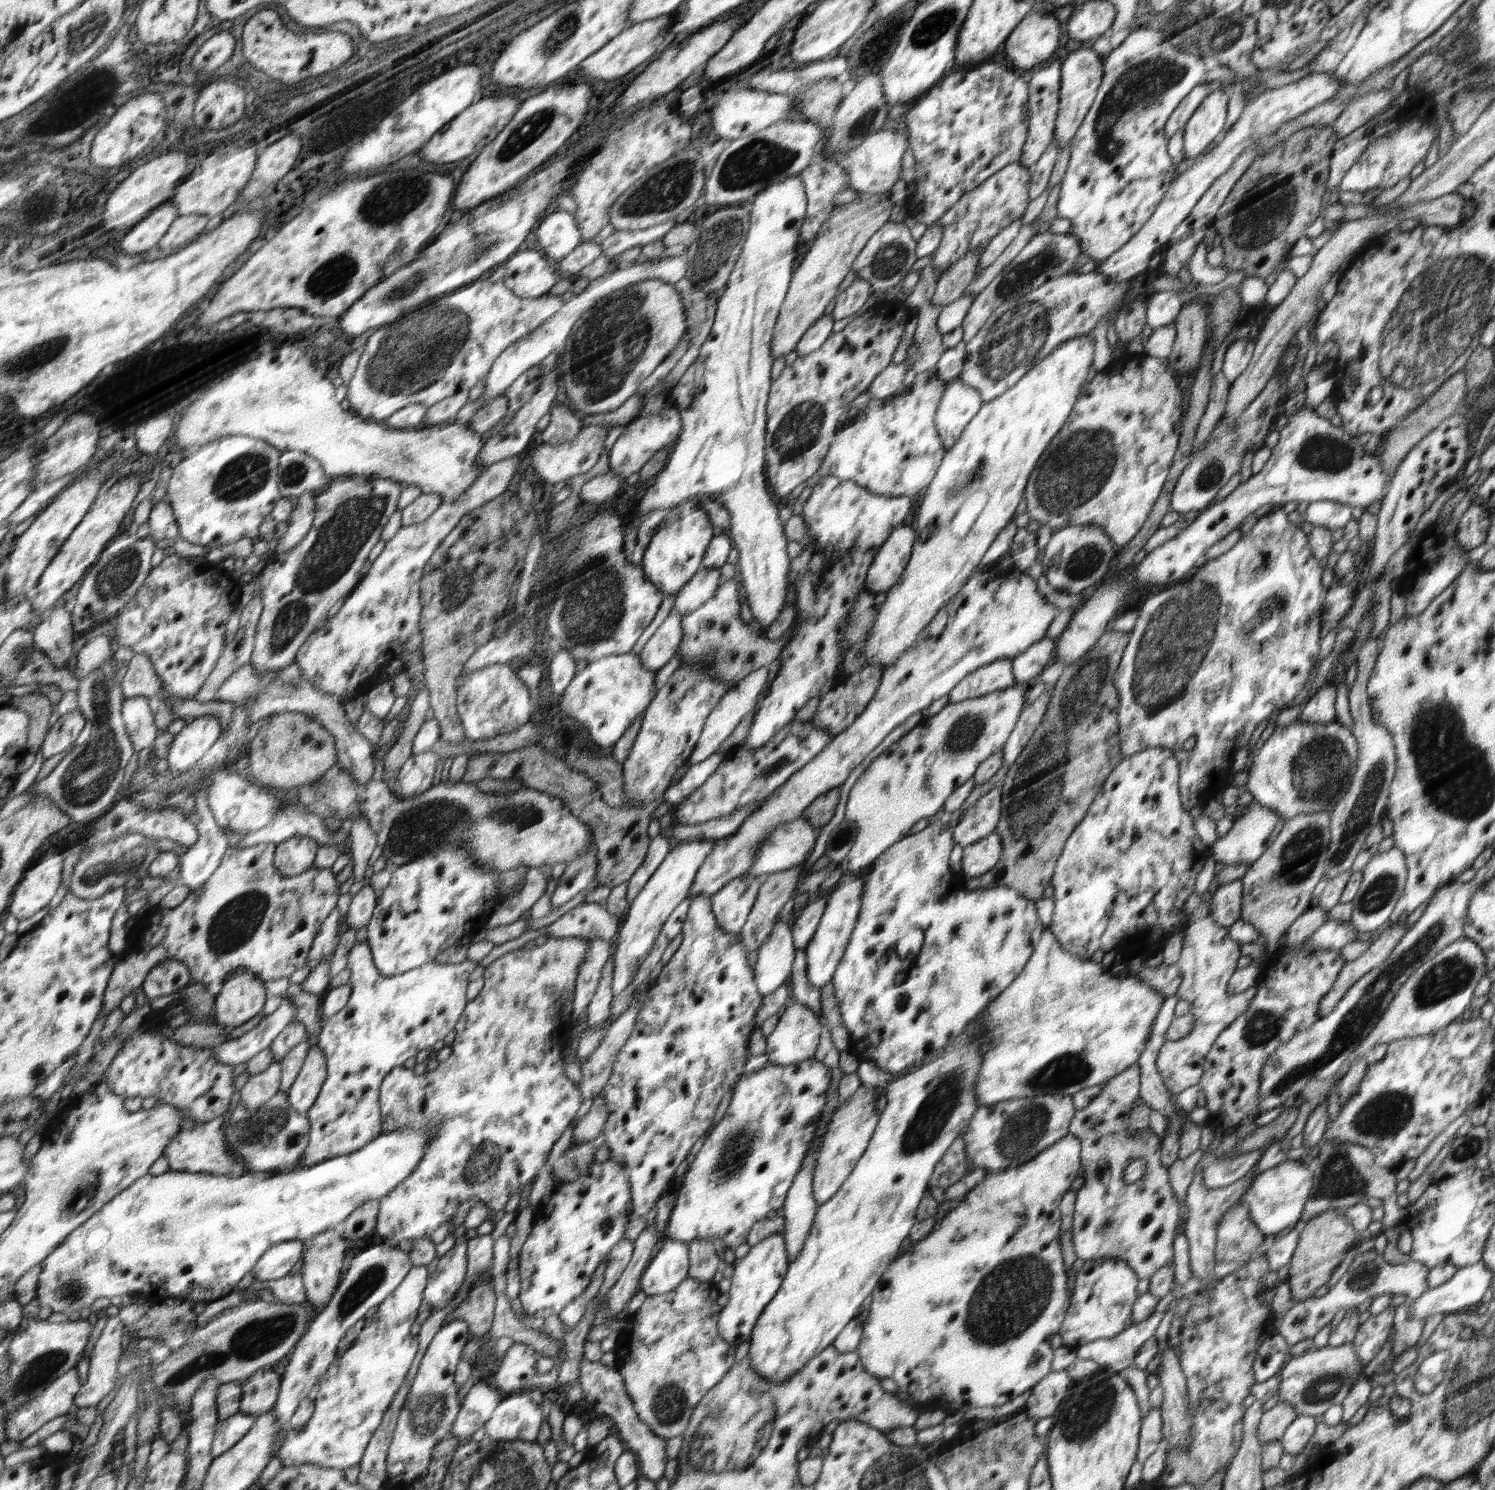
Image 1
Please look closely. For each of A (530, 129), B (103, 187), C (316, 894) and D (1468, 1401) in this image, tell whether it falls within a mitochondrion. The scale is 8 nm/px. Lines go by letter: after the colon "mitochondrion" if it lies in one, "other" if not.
A: mitochondrion
B: other
C: other
D: mitochondrion

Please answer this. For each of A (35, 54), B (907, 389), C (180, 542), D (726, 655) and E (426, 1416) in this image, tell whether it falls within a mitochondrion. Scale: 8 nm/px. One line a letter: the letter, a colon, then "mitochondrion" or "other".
A: other
B: other
C: other
D: mitochondrion
E: mitochondrion

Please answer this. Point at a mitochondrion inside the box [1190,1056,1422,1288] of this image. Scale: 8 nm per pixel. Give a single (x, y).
(1383, 1116)

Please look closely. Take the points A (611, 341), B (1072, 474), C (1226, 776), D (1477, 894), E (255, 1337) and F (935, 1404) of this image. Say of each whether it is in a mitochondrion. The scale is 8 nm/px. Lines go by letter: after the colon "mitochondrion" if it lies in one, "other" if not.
A: mitochondrion
B: mitochondrion
C: mitochondrion
D: other
E: mitochondrion
F: other

